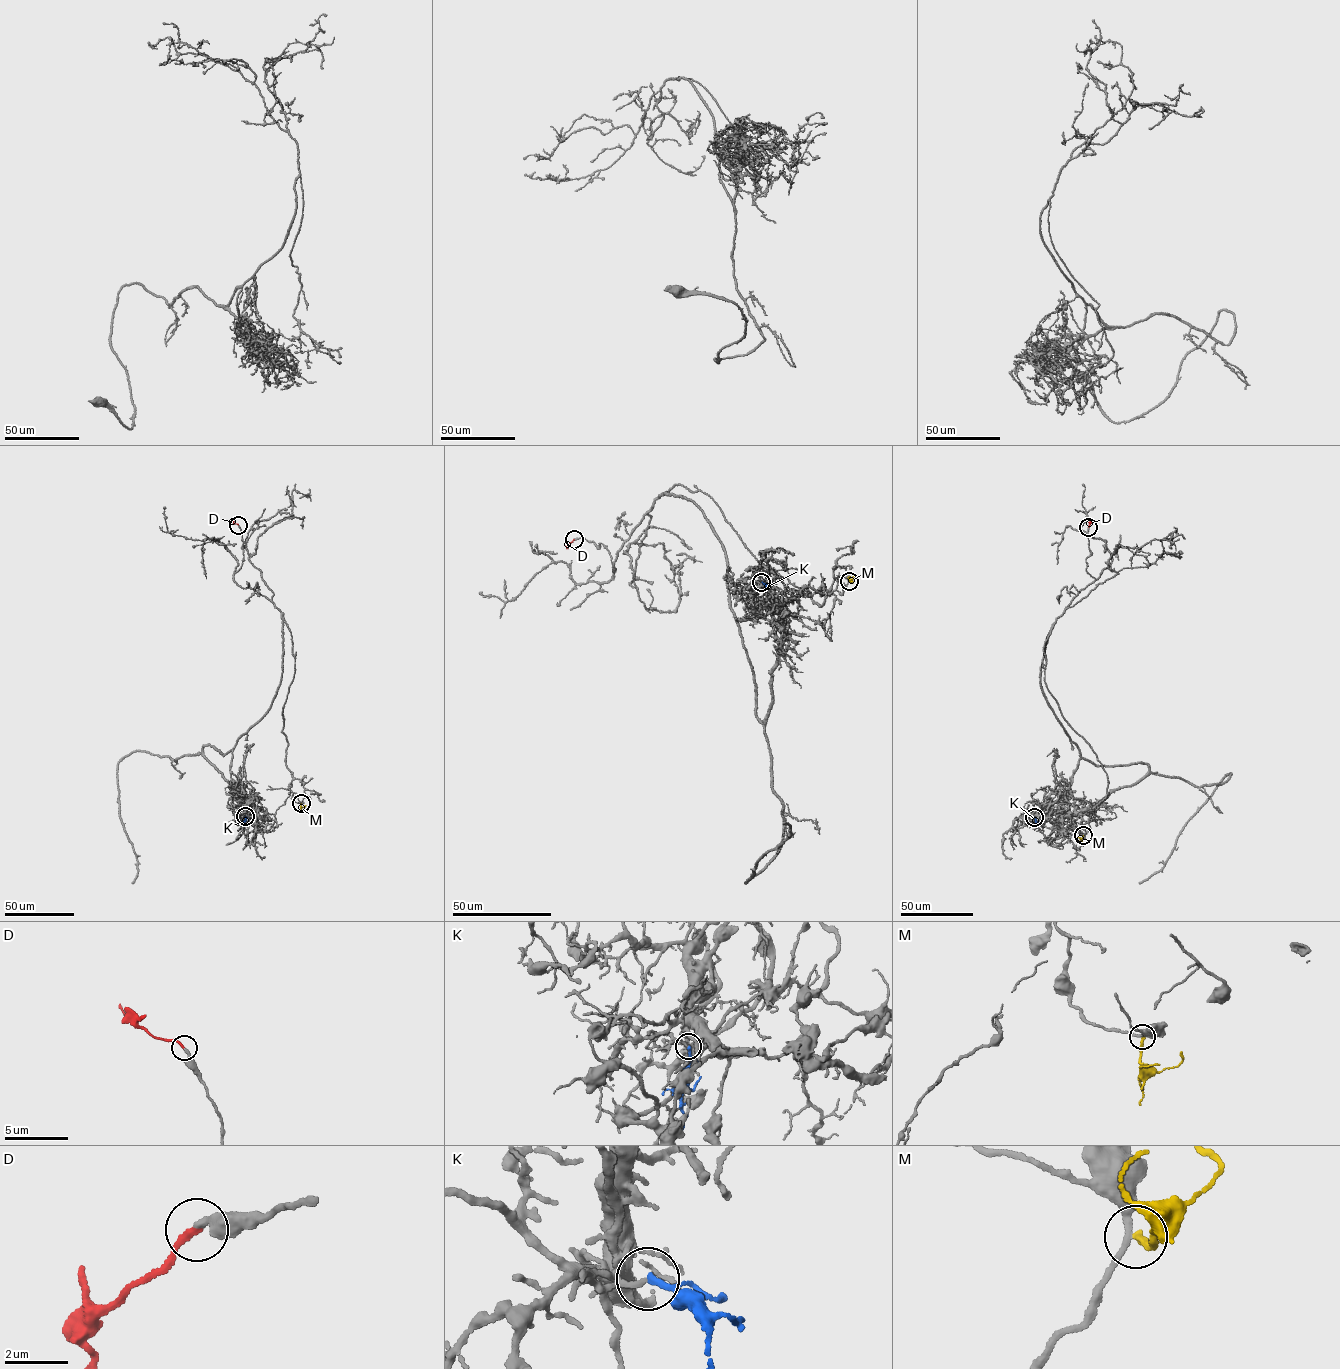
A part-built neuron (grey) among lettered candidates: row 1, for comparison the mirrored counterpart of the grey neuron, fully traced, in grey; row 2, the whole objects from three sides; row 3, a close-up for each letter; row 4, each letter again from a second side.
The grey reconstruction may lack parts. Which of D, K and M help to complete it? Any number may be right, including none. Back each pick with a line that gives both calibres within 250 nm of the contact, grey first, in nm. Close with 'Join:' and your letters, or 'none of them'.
D: 200/200 nm
K: 100/220 nm
Join: D, K

